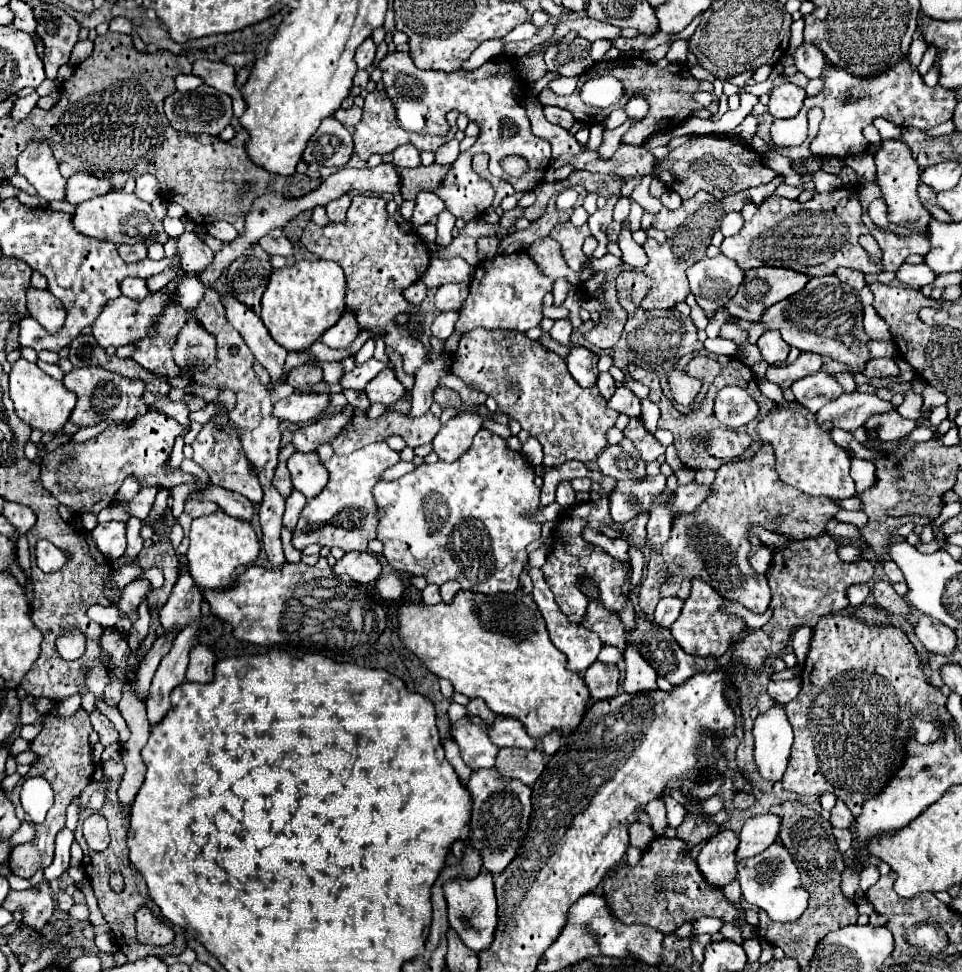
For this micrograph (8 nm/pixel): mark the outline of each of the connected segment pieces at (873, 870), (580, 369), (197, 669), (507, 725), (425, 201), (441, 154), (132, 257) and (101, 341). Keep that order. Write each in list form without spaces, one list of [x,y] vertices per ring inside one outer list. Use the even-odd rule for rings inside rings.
[[[870,865],[870,867],[868,867],[866,871],[862,871],[862,875],[860,875],[860,889],[866,893],[878,879],[880,879],[878,867],[876,867],[876,865]]]
[[[572,345],[570,353],[566,355],[568,371],[580,387],[592,387],[596,383],[598,377],[596,363],[598,363],[598,355],[580,345]]]
[[[198,643],[190,649],[188,657],[190,657],[190,663],[186,671],[186,681],[210,683],[214,679],[214,663],[216,663],[216,655],[212,653],[212,649]]]
[[[496,717],[494,725],[490,727],[490,739],[492,743],[496,743],[498,747],[522,747],[522,749],[534,749],[536,747],[536,739],[530,737],[524,727],[520,725],[520,721],[514,719],[500,719]]]
[[[422,191],[422,193],[416,197],[416,207],[414,207],[412,225],[418,227],[418,225],[424,225],[424,223],[430,223],[430,221],[432,221],[436,215],[440,215],[444,209],[446,209],[446,205],[444,205],[444,201],[442,201],[436,193]]]
[[[452,139],[452,141],[448,141],[446,145],[442,145],[442,147],[436,151],[436,163],[438,163],[438,165],[452,165],[452,163],[456,161],[458,153],[460,153],[458,141]]]
[[[136,245],[136,247],[118,247],[118,253],[124,261],[142,261],[146,259],[146,245]]]
[[[158,291],[158,293],[152,293],[148,299],[144,301],[132,301],[128,297],[118,297],[118,299],[110,299],[100,315],[92,321],[90,329],[92,329],[92,335],[96,339],[96,343],[100,347],[120,347],[120,345],[130,345],[132,341],[136,339],[142,339],[144,335],[150,335],[154,331],[154,325],[152,321],[164,313],[164,309],[172,303],[172,295],[166,293],[166,291]]]

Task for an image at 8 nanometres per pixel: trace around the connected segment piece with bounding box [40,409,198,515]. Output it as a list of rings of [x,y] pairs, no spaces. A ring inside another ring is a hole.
[[[148,409],[142,417],[134,419],[130,427],[110,427],[94,439],[84,443],[66,443],[56,451],[50,451],[42,461],[40,483],[58,499],[60,505],[72,509],[76,515],[100,513],[114,505],[114,495],[118,493],[122,481],[130,475],[144,479],[144,487],[174,489],[180,483],[196,483],[198,477],[182,473],[182,469],[170,469],[168,457],[174,447],[174,439],[186,435],[188,427],[176,423],[174,419]],[[72,453],[72,459],[62,463],[62,457]],[[90,493],[88,501],[80,497]]]

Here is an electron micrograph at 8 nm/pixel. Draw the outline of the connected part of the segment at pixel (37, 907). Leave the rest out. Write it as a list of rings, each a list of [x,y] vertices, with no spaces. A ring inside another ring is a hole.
[[[42,881],[38,885],[40,889],[26,889],[26,891],[10,891],[8,899],[4,901],[4,909],[16,911],[18,907],[24,909],[24,923],[32,929],[42,929],[54,909],[54,891],[50,889],[48,881]]]

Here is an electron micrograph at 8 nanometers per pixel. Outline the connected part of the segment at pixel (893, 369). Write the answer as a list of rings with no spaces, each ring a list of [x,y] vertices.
[[[872,359],[866,369],[864,369],[866,377],[898,377],[900,369],[894,363],[894,359]]]

